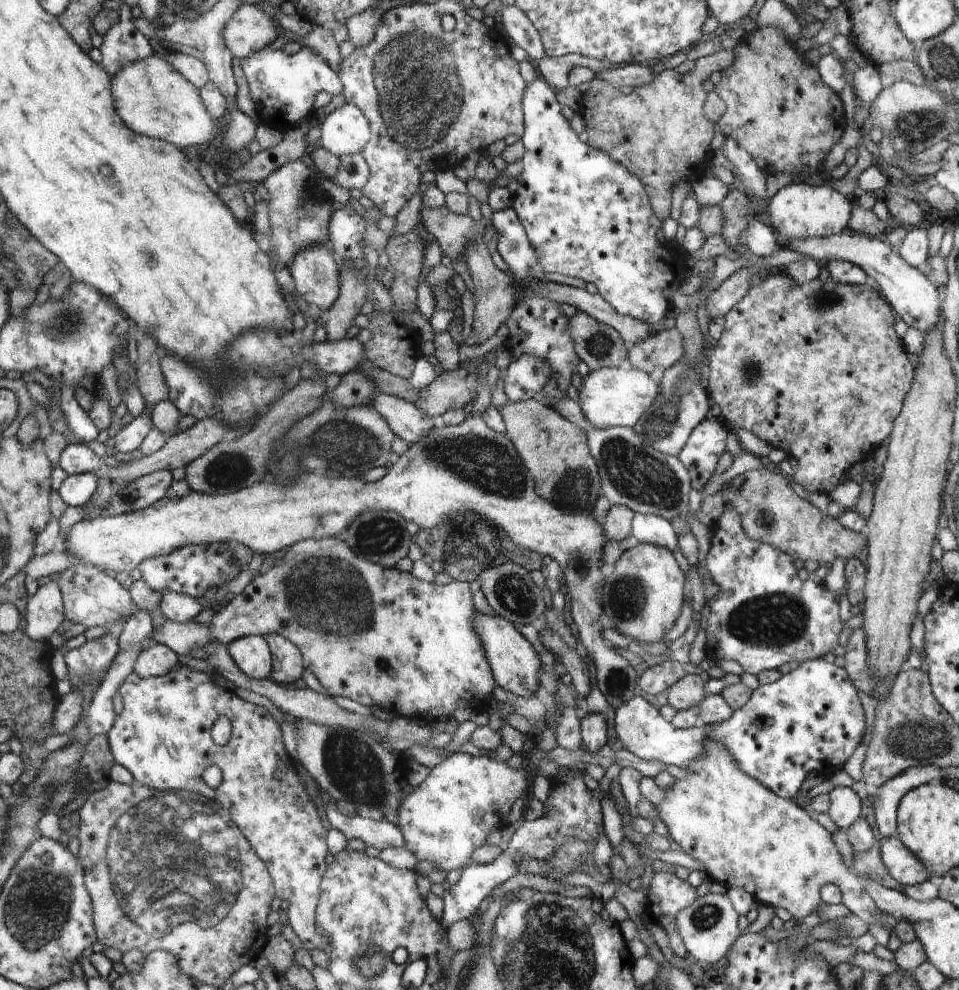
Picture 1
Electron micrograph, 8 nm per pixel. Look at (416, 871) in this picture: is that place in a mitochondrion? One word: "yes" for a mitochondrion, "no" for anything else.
no

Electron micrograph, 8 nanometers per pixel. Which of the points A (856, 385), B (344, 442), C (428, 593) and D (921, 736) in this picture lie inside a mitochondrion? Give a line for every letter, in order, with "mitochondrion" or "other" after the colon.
A: other
B: mitochondrion
C: other
D: mitochondrion

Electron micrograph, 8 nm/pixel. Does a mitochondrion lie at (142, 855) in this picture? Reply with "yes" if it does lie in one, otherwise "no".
yes

